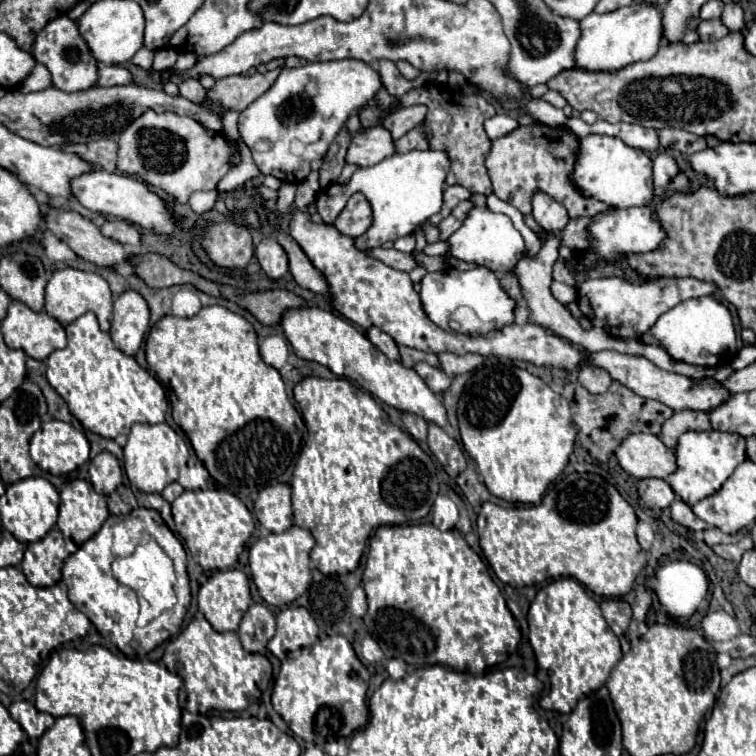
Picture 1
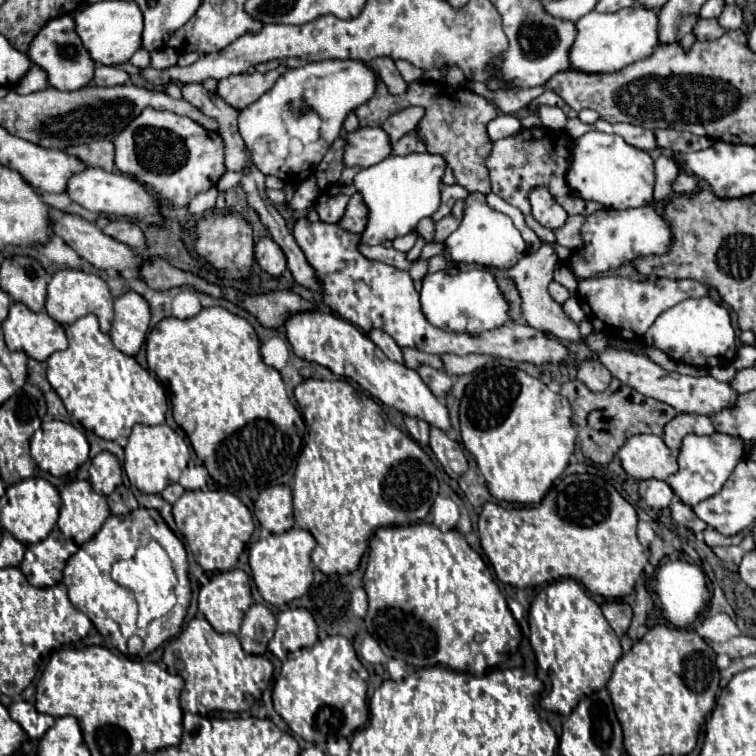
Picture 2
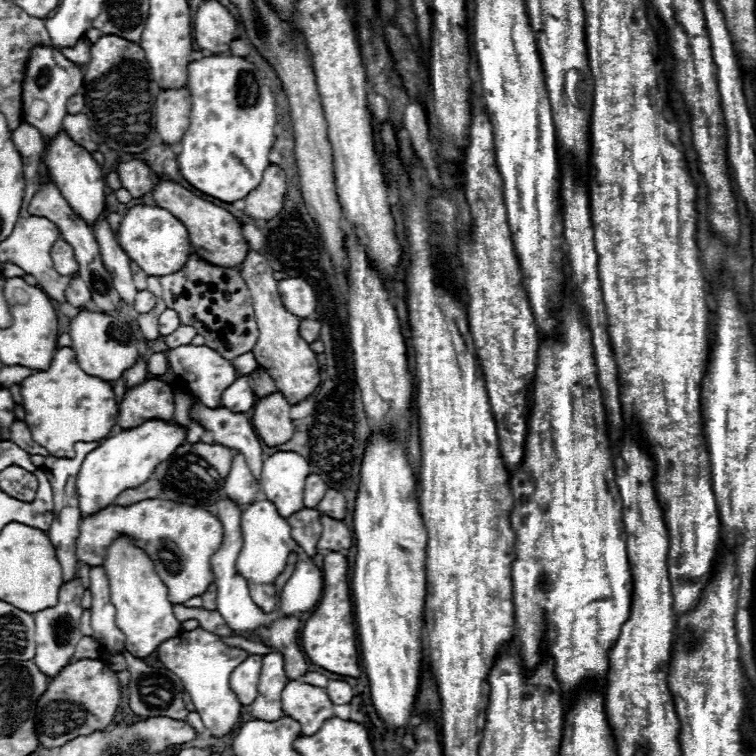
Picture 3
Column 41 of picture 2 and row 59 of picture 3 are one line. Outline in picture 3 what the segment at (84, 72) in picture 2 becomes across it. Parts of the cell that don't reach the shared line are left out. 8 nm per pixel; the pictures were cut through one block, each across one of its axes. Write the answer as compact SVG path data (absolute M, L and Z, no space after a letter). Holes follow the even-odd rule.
M34 48L32 50L32 56L30 56L30 62L28 62L28 72L26 72L26 80L24 80L24 86L22 86L22 104L24 104L24 120L28 124L32 124L40 134L42 134L42 140L44 144L48 146L56 136L58 132L62 130L62 120L64 116L68 114L66 112L66 102L70 96L74 96L78 92L78 88L82 86L82 68L72 64L68 58L62 56L60 50L56 48ZM34 100L44 100L46 102L46 114L44 118L30 118L28 110L32 106Z

